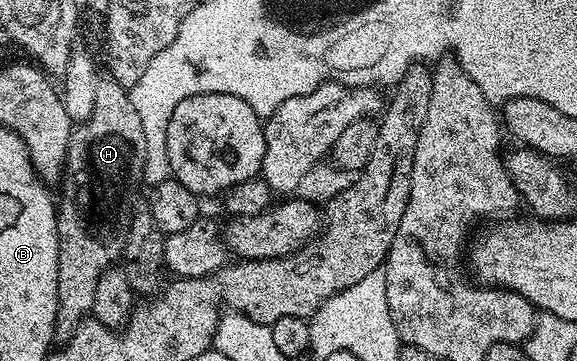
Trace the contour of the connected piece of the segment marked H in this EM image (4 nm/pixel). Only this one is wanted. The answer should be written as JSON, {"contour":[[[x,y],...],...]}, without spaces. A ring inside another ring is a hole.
{"contour":[[[101,79],[94,101],[94,114],[90,114],[90,118],[83,121],[70,138],[64,179],[58,188],[57,341],[69,340],[83,320],[92,316],[98,278],[102,278],[102,274],[123,257],[136,191],[142,188],[147,156],[142,118],[138,118],[138,110],[134,110],[129,89],[114,79]]]}

